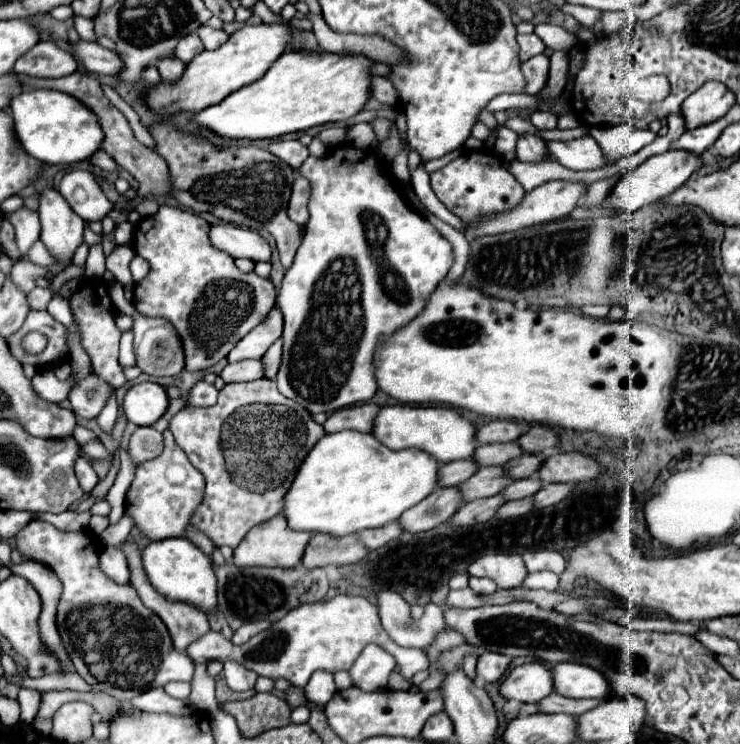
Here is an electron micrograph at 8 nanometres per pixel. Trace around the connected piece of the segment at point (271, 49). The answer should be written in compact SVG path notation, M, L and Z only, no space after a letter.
M271 23L271 25L243 25L243 29L235 31L225 45L213 51L203 51L195 57L179 83L161 83L155 91L149 93L147 103L151 109L163 111L165 115L173 115L177 111L201 111L209 105L221 103L227 95L249 85L263 77L267 69L289 49L293 31L289 23Z

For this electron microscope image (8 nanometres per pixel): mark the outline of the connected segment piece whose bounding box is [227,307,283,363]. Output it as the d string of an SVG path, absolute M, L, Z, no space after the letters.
M273 307L271 313L263 319L263 323L259 323L233 347L227 359L231 363L241 359L259 359L259 355L265 355L265 351L281 337L281 333L283 333L283 315L279 307Z

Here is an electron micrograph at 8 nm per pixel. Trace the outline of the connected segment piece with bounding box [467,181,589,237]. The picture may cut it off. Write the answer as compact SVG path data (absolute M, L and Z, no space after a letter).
M547 181L543 185L539 185L537 189L529 191L523 199L523 203L519 203L519 207L515 207L513 211L507 211L505 215L497 215L491 219L481 219L477 225L469 225L467 227L467 237L479 237L479 235L493 235L499 231L515 231L521 227L529 227L529 225L539 225L539 223L549 223L549 221L557 221L561 217L567 217L579 203L579 199L587 193L589 185L585 183L573 183L573 181Z

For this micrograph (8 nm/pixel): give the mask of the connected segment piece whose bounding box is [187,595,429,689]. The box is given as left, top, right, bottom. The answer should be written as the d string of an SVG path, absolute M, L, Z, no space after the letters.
M337 595L329 601L321 603L305 603L291 609L283 619L275 621L269 629L261 631L245 645L233 645L225 639L219 631L207 631L207 635L199 637L187 647L187 655L195 663L209 663L209 661L237 661L247 669L255 671L261 677L269 679L287 679L295 687L305 687L309 677L323 669L329 673L337 673L341 669L349 669L355 659L361 655L367 643L375 643L391 653L401 667L401 675L411 681L411 677L419 671L429 669L427 655L421 649L403 649L399 647L383 629L377 607L369 603L365 597L351 597L351 595Z

